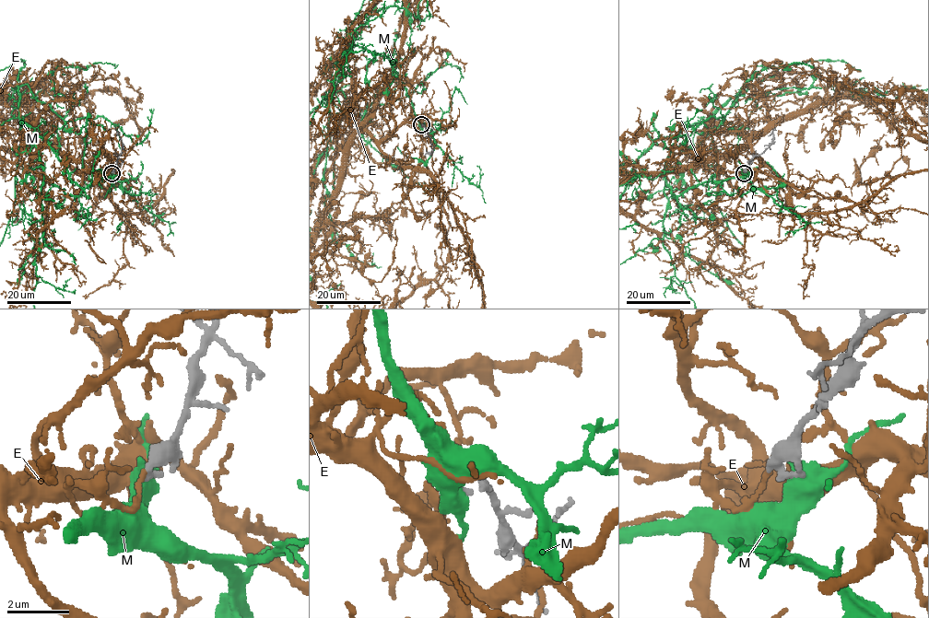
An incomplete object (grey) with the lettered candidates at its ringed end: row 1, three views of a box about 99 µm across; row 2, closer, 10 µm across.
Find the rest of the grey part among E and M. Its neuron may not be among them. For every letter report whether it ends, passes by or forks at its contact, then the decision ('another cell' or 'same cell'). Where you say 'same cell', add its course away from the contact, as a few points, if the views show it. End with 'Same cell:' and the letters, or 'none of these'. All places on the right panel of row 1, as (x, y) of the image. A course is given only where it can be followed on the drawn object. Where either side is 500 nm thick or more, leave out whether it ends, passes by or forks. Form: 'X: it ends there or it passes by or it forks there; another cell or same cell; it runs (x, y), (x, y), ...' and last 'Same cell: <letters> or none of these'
E: it ends there; another cell
M: another cell
Same cell: none of these

